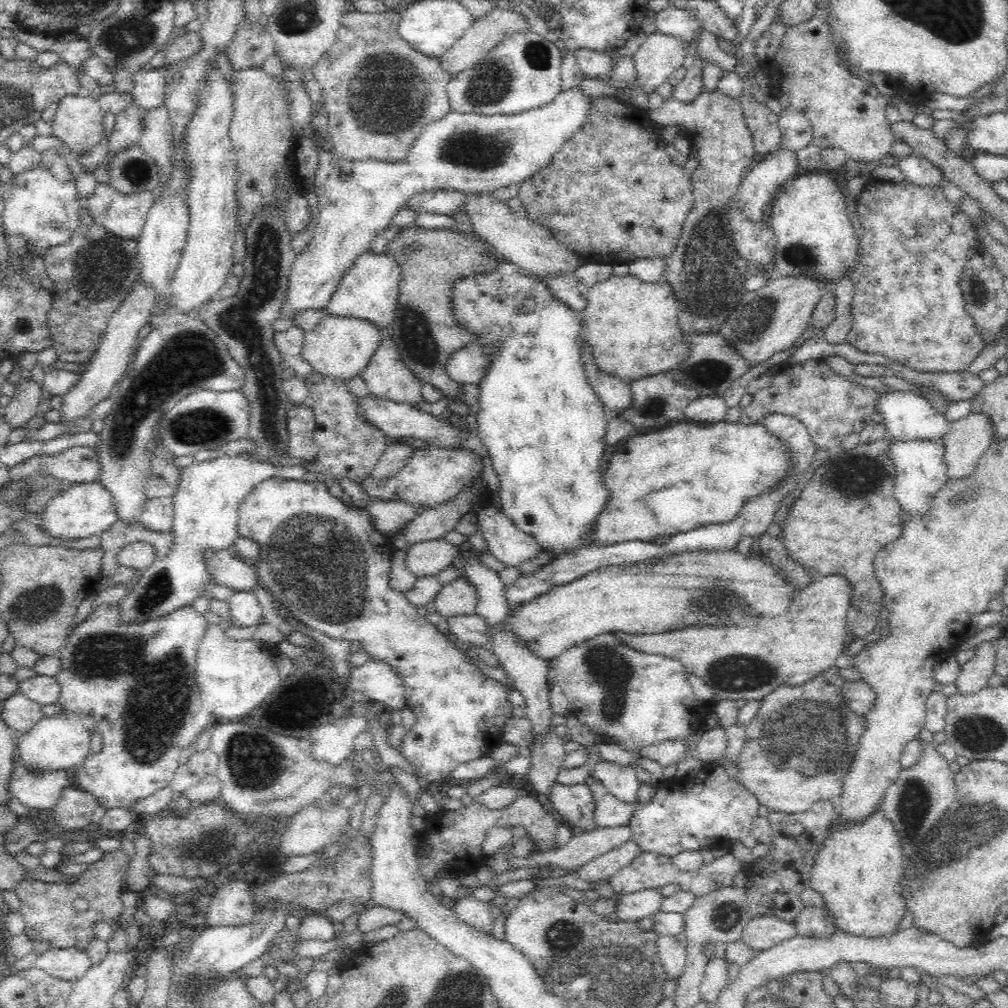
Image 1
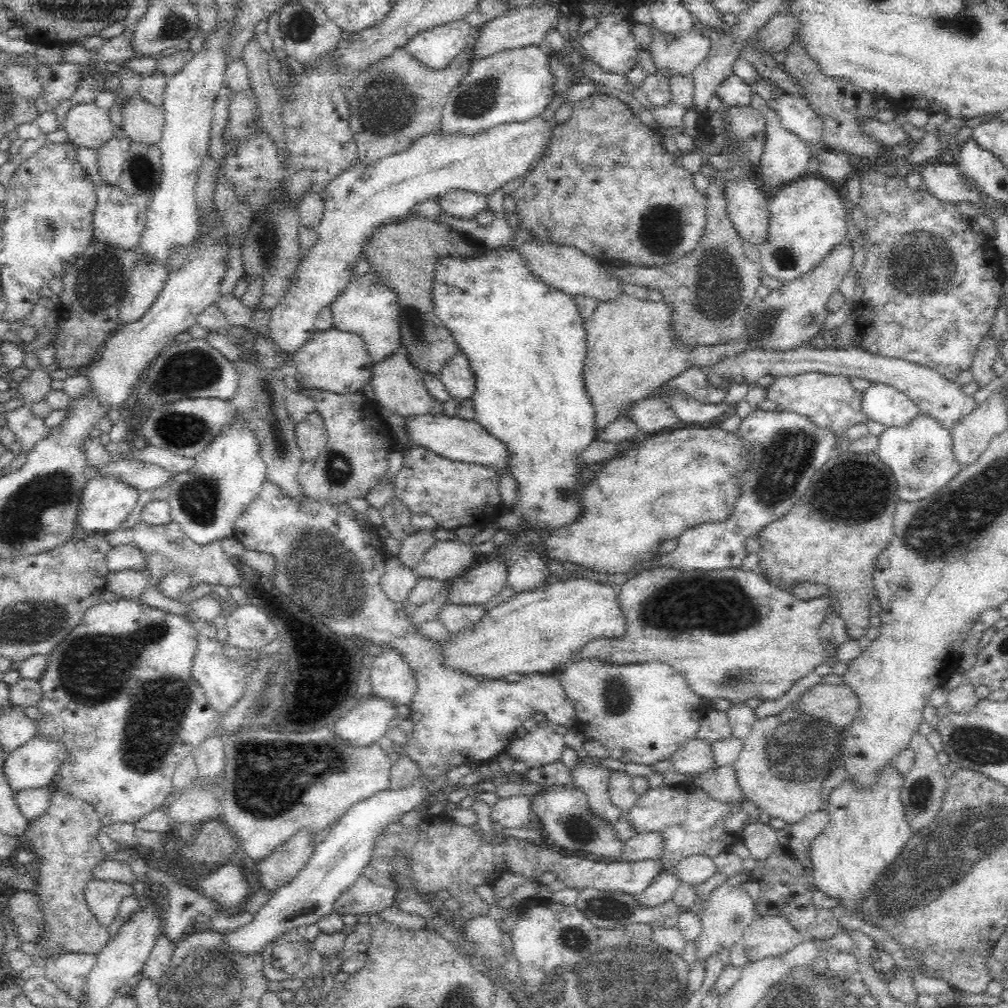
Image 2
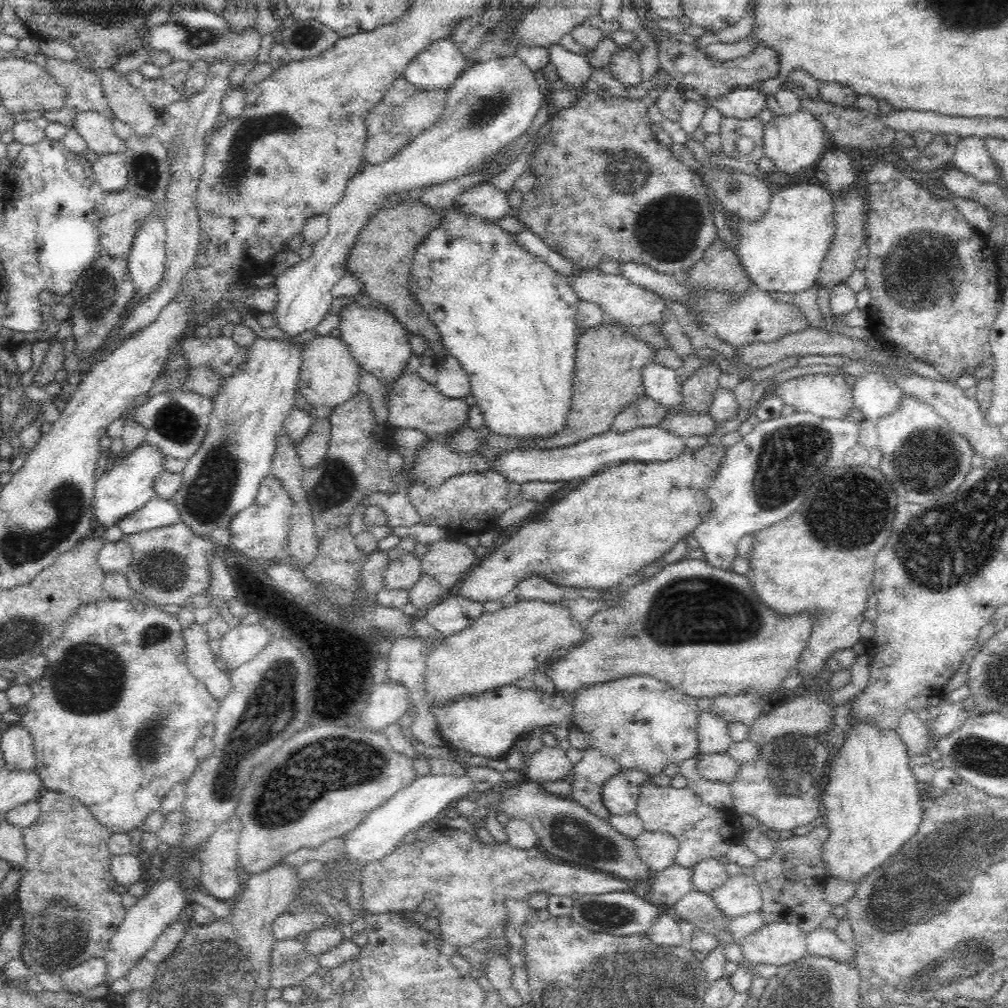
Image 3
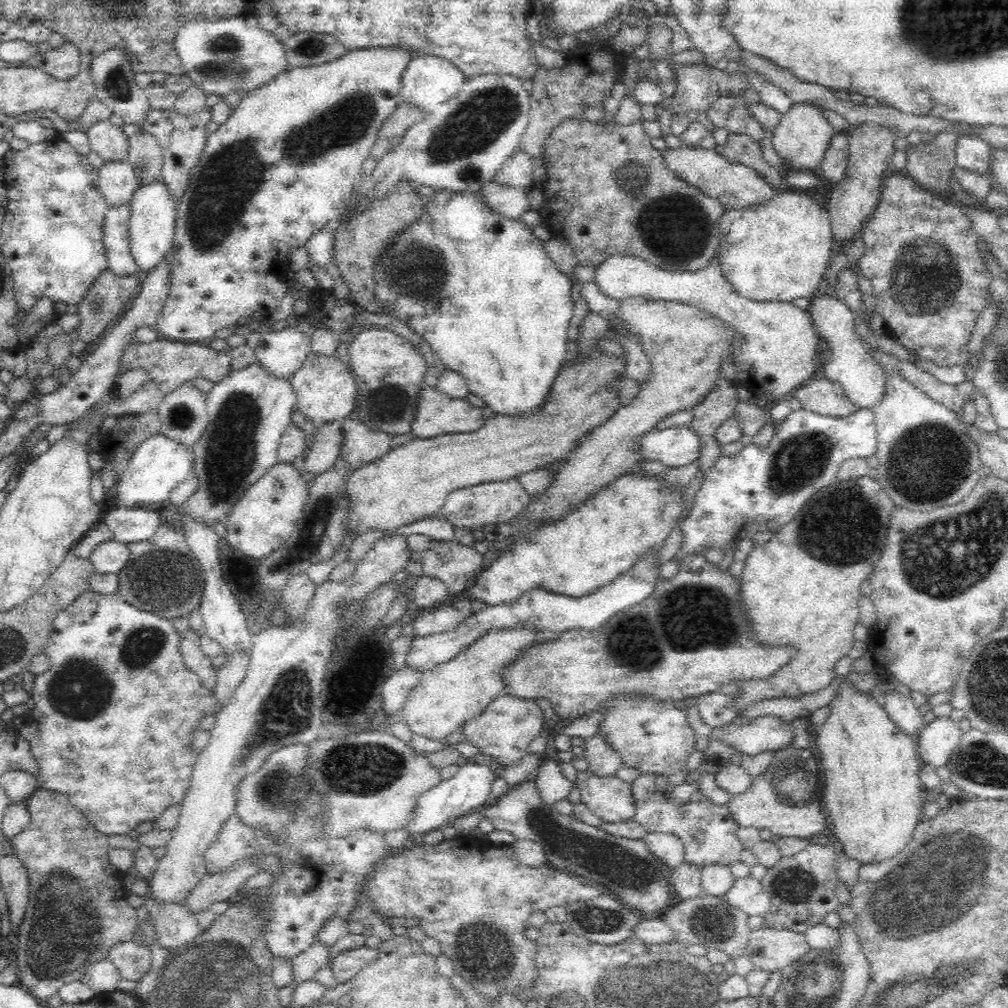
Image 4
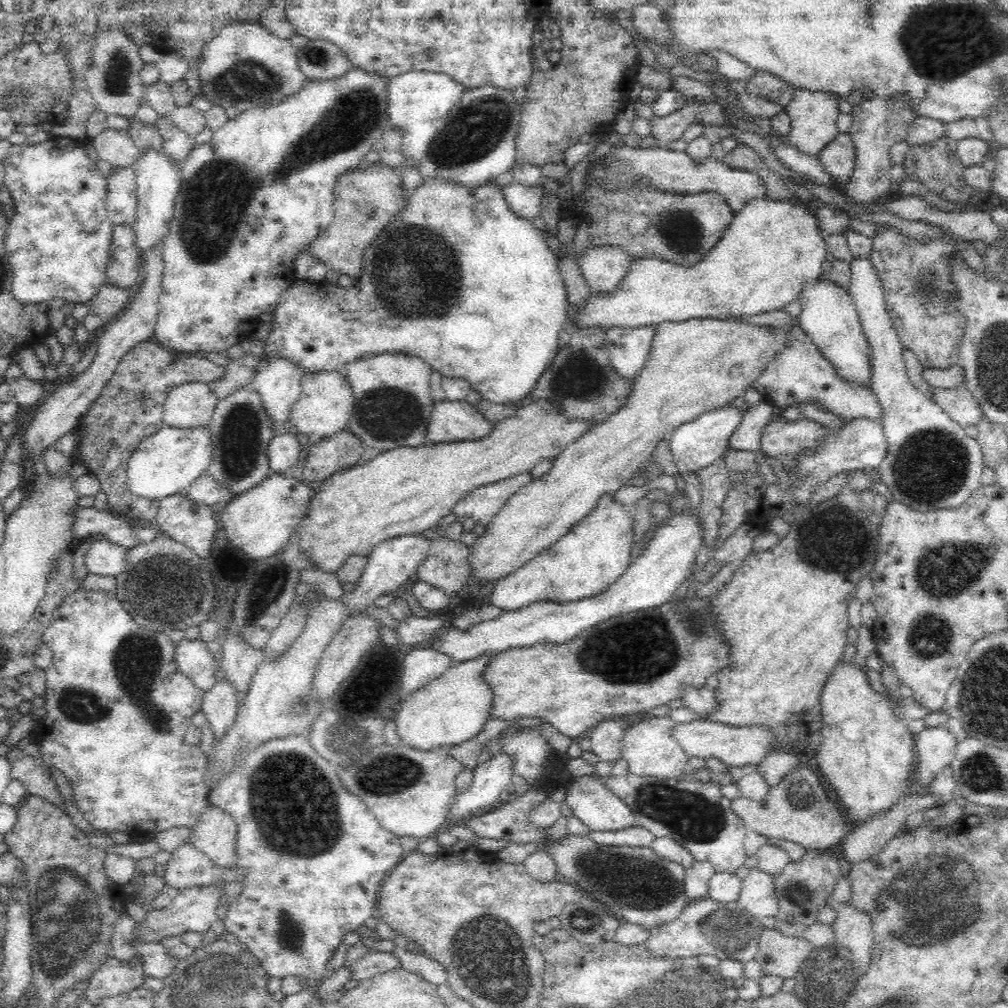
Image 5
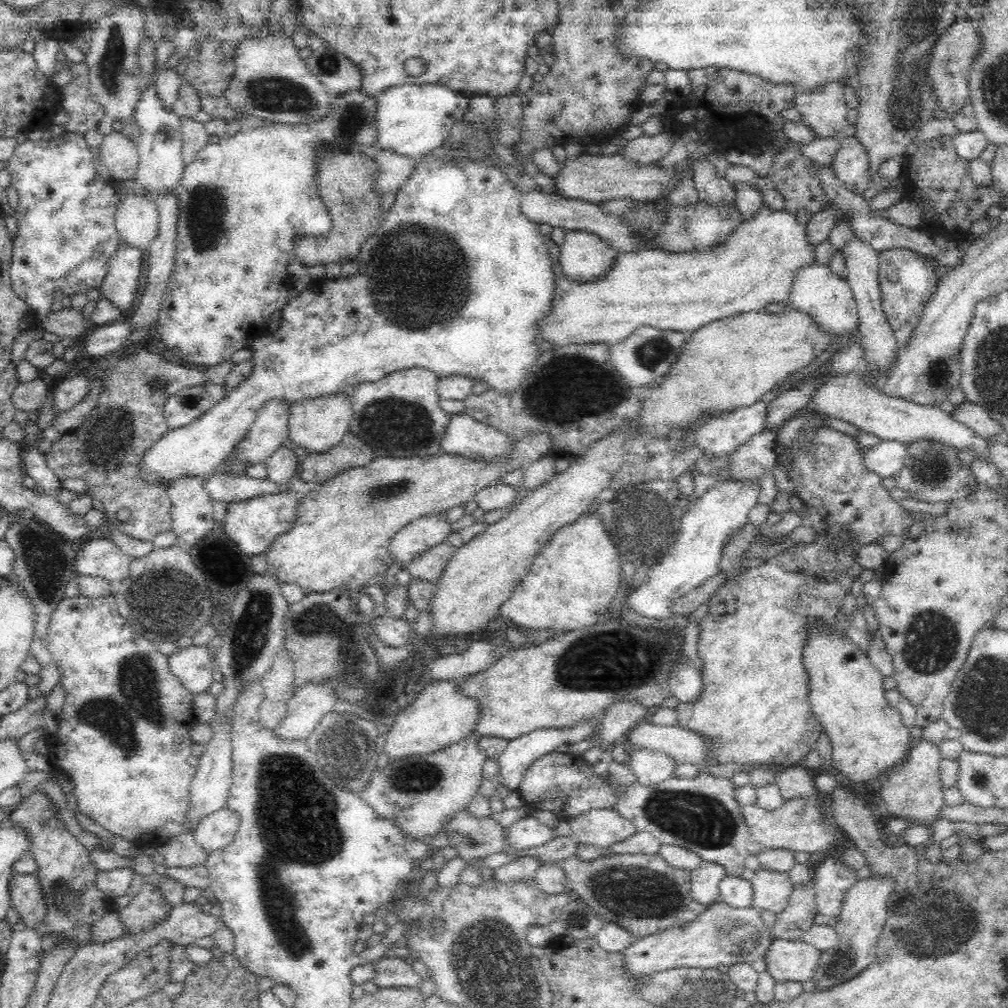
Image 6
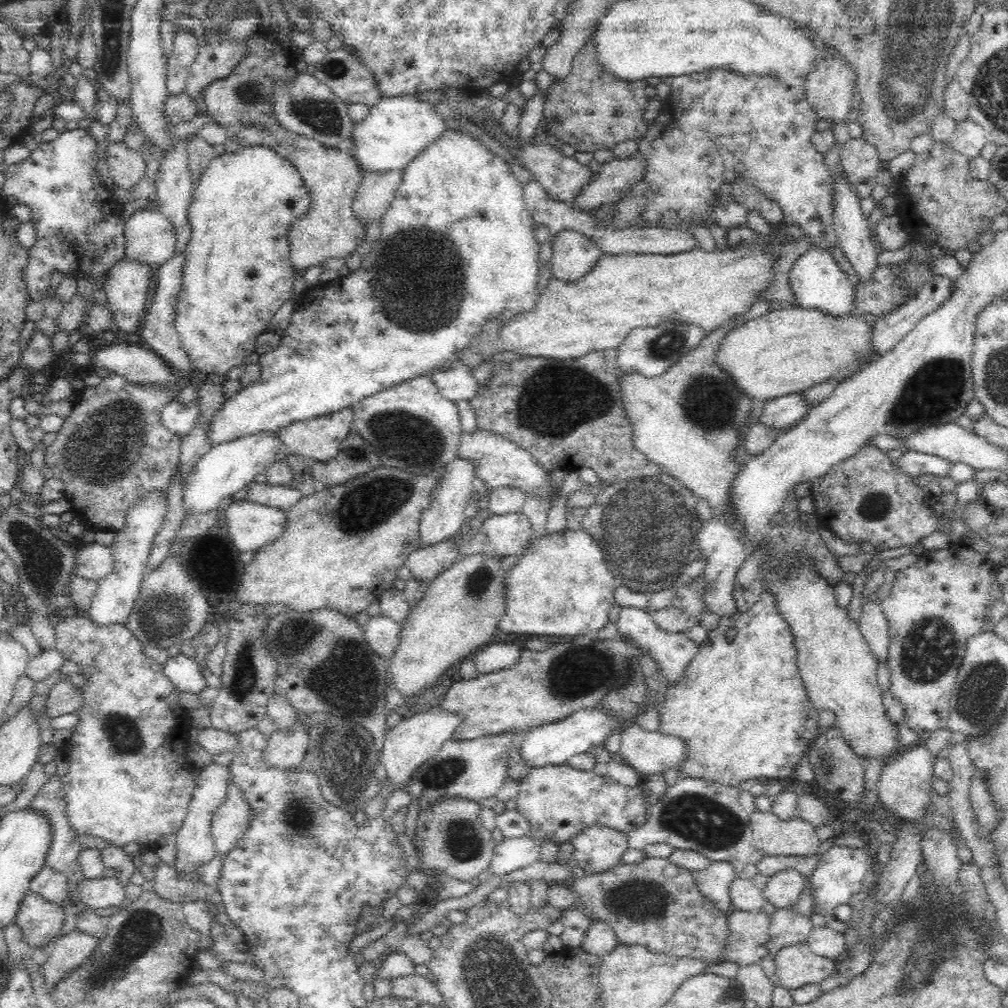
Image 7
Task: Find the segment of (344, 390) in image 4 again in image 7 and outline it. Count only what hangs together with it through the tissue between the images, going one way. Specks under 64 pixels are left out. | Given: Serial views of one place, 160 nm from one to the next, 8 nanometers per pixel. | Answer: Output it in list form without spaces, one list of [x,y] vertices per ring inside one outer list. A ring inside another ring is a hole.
[[[342,408],[306,420],[292,421],[277,432],[283,444],[283,453],[306,456],[316,461],[332,460],[340,452],[342,442],[352,431],[353,416],[354,411],[351,408]]]

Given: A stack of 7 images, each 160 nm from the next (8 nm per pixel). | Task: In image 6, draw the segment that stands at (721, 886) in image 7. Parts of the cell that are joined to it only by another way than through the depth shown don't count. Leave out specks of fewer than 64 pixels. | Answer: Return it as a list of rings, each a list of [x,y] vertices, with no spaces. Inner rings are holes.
[[[702,861],[690,875],[691,897],[696,903],[709,906],[721,902],[718,886],[727,876],[722,866]]]

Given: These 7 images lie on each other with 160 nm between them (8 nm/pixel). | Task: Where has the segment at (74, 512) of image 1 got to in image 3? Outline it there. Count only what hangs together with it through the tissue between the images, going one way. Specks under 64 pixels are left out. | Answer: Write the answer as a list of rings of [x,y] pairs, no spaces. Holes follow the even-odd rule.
[[[144,443],[132,453],[126,454],[124,458],[110,465],[109,469],[98,480],[95,480],[91,514],[94,514],[96,524],[110,529],[122,518],[130,516],[132,512],[142,508],[150,498],[154,497],[153,480],[161,475],[162,471],[166,471],[161,465],[164,457],[157,448]]]

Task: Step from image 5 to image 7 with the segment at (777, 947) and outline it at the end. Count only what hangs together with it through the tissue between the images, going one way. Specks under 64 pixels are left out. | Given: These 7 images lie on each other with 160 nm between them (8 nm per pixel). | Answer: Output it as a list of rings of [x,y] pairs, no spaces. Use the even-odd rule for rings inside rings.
[[[807,943],[784,945],[774,955],[774,962],[779,985],[788,990],[820,984],[834,968],[834,960],[814,954]]]

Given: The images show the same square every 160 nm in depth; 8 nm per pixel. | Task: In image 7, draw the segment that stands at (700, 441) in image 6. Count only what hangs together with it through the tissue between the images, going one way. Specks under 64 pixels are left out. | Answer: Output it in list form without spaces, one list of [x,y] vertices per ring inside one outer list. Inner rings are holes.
[[[798,394],[782,396],[767,401],[762,406],[757,423],[773,428],[777,432],[787,430],[799,420],[802,420],[802,417],[807,415],[810,408],[812,406],[807,406]]]

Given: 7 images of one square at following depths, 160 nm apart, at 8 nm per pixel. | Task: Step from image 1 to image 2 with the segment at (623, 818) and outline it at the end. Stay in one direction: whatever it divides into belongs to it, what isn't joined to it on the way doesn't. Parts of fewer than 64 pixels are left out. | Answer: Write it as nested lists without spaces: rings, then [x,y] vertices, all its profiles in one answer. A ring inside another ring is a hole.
[[[577,765],[571,770],[572,786],[586,794],[591,812],[604,824],[612,826],[624,814],[611,800],[609,792],[610,770],[600,766]]]

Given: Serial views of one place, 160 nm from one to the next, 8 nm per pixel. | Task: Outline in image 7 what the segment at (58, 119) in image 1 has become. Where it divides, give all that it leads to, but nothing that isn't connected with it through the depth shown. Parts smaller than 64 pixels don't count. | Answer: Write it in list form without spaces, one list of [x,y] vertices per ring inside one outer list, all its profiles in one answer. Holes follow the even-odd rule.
[[[112,141],[107,145],[107,168],[114,184],[126,190],[144,178],[146,162],[140,150],[130,150],[124,141]]]

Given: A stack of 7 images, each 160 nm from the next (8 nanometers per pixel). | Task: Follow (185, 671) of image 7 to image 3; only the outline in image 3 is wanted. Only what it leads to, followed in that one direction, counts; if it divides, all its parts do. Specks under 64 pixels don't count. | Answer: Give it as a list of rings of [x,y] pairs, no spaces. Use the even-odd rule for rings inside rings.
[[[192,623],[184,632],[186,666],[191,675],[201,680],[214,700],[222,702],[232,690],[232,672],[216,665],[215,645],[205,624]]]

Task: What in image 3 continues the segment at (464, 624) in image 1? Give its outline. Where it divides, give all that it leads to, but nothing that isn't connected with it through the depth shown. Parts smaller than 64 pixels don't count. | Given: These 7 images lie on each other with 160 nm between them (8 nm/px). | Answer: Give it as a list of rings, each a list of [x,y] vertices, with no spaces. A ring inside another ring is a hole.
[[[445,595],[438,604],[427,608],[423,620],[443,637],[468,628],[484,613],[481,602],[474,602],[461,596]]]

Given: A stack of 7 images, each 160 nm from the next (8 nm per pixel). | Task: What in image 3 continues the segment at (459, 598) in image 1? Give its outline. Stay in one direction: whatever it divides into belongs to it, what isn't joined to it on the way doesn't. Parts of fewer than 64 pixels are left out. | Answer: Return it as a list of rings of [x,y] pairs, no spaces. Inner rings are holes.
[[[704,444],[696,450],[688,448],[686,445],[678,456],[674,456],[671,459],[665,461],[650,461],[649,463],[636,463],[635,461],[628,461],[606,467],[591,477],[587,477],[584,482],[580,483],[574,490],[571,490],[561,501],[547,508],[540,518],[534,522],[528,523],[516,532],[508,542],[499,545],[497,548],[491,548],[489,553],[484,557],[483,561],[474,566],[474,568],[464,577],[464,581],[458,588],[457,596],[466,598],[474,602],[490,602],[492,600],[499,600],[503,596],[506,596],[507,592],[510,592],[511,588],[514,588],[518,581],[521,581],[524,577],[527,577],[530,573],[538,573],[542,577],[546,577],[550,582],[556,583],[562,587],[574,587],[576,589],[589,589],[593,588],[601,592],[606,590],[613,590],[622,588],[626,576],[632,576],[636,572],[642,570],[644,566],[656,562],[658,558],[662,557],[664,553],[675,548],[680,542],[684,541],[687,535],[690,535],[698,526],[702,524],[704,520],[708,520],[712,514],[714,514],[714,501],[710,499],[708,495],[708,488],[714,480],[714,476],[718,474],[722,462],[724,462],[724,456],[726,456],[726,446],[722,444]]]

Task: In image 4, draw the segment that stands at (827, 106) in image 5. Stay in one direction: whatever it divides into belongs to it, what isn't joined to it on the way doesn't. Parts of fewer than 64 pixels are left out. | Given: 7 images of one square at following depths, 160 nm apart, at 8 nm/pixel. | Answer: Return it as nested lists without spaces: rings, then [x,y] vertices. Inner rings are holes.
[[[794,103],[774,127],[771,145],[781,160],[783,162],[787,160],[793,168],[815,170],[824,158],[828,144],[836,132],[836,129],[824,117],[823,111],[817,106],[810,103]]]

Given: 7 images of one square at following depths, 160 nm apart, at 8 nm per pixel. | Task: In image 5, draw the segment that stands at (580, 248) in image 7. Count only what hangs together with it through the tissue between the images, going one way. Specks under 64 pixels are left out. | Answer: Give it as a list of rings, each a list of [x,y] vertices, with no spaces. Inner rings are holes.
[[[591,245],[578,260],[581,274],[592,293],[598,296],[618,293],[635,262],[635,258],[628,257],[619,247]]]

